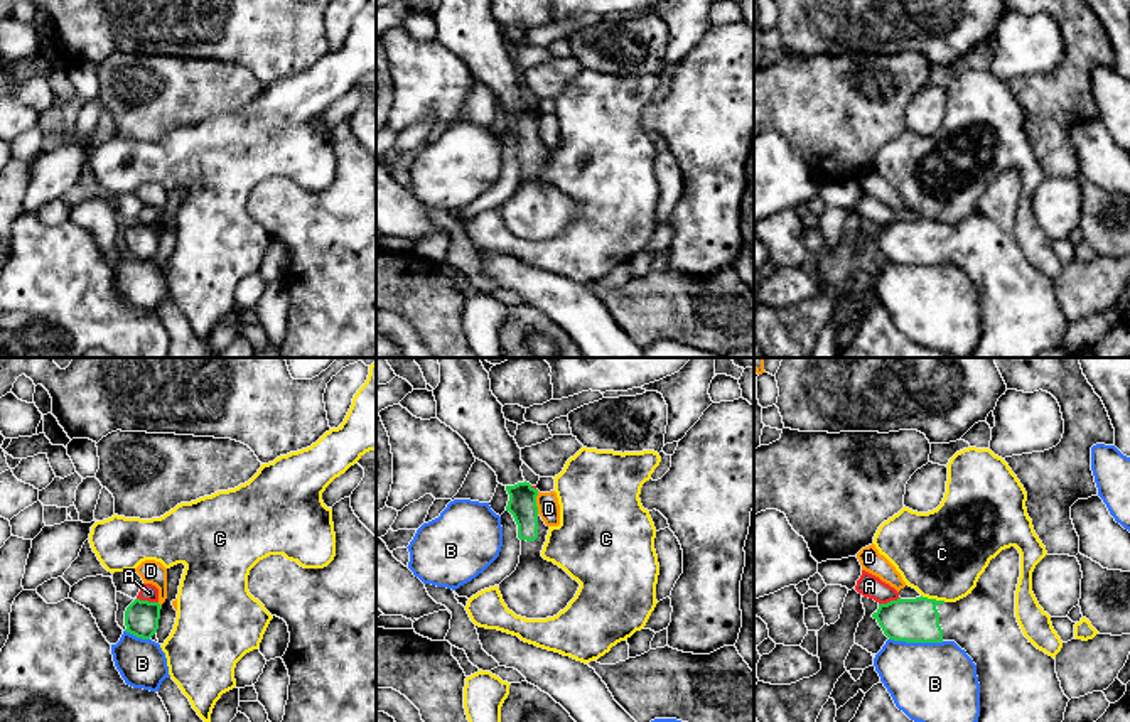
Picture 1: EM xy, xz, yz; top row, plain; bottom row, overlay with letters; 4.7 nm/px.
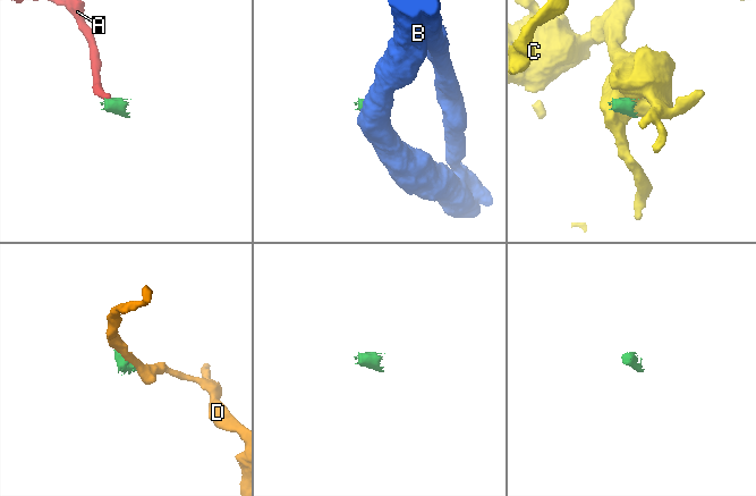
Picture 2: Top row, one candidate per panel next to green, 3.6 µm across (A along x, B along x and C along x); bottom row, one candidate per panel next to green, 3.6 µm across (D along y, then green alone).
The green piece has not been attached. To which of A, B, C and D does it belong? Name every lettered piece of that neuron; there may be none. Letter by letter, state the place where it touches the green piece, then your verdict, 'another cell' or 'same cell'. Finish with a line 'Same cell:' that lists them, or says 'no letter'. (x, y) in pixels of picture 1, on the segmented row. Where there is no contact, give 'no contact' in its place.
A: xy (147, 601) | another cell
B: yz (916, 641) | another cell
C: yz (933, 599) | another cell
D: xz (535, 503) | another cell
Same cell: no letter

